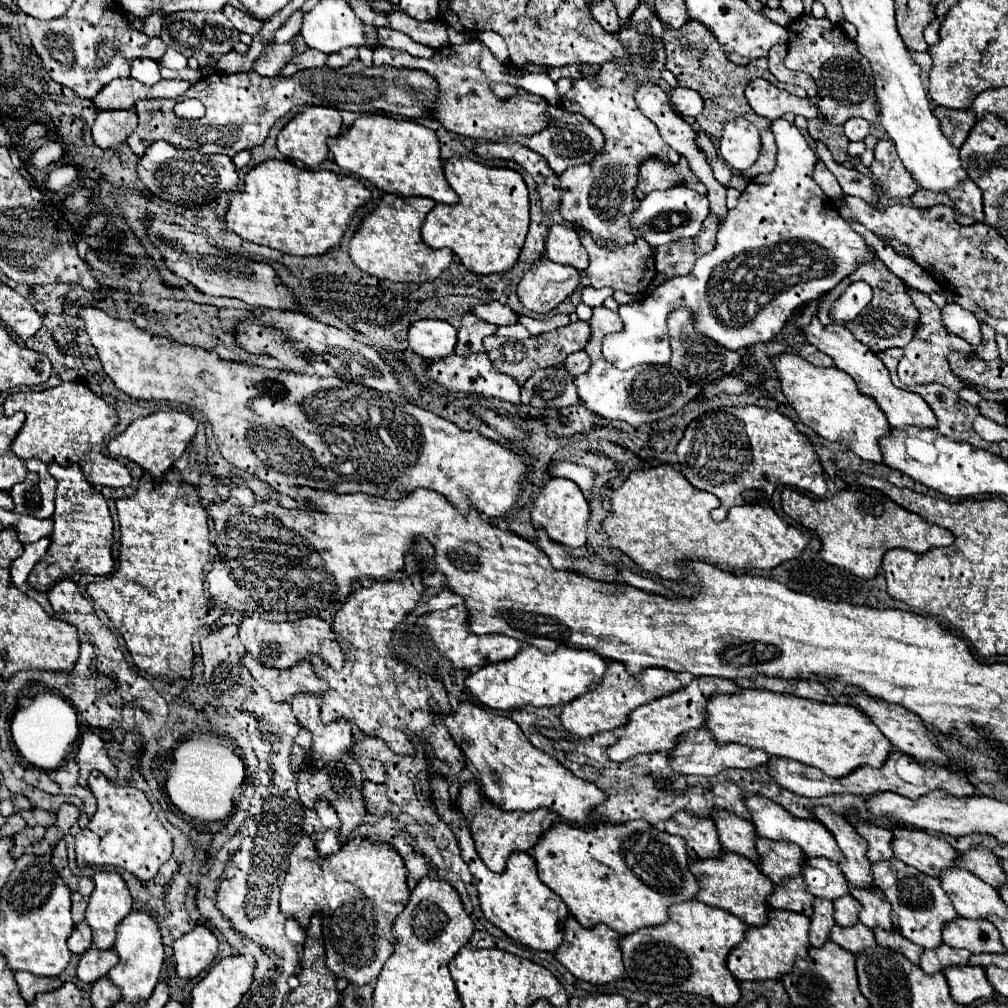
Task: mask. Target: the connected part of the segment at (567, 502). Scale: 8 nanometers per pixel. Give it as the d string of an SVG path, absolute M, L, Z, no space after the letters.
M550 479L540 495L534 499L534 507L530 511L532 525L538 529L546 529L550 539L562 543L566 547L582 547L586 545L586 523L590 519L590 507L574 481L570 479Z

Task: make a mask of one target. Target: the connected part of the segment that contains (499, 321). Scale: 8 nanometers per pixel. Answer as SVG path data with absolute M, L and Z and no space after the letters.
M500 301L478 305L478 307L472 309L472 313L482 317L484 321L494 323L494 325L514 325L514 323L518 323L518 315L508 305L502 305Z

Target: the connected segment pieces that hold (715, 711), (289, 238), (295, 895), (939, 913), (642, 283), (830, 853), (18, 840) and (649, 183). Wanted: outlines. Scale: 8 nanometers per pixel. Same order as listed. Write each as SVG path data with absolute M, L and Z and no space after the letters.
M742 689L734 697L712 697L706 727L716 741L740 743L762 749L768 755L794 759L818 767L830 777L846 777L864 765L880 767L894 751L872 719L854 705L828 705L762 689Z
M264 161L244 177L244 191L228 201L224 221L246 241L278 249L288 255L322 255L334 247L348 229L354 211L370 201L370 191L350 175L300 169L290 161Z
M304 835L288 857L280 909L286 917L298 919L302 927L308 925L314 913L320 913L328 969L354 985L368 985L392 955L394 917L404 911L408 897L404 861L388 843L354 837L338 853L322 857L314 841Z
M882 859L878 863L872 863L872 879L876 887L886 895L886 899L892 903L892 921L894 927L912 943L934 949L942 943L942 929L948 921L956 919L958 913L954 911L950 899L946 897L944 889L940 887L940 881L936 877L924 875L914 867L904 865L898 859Z
M576 229L580 243L586 247L588 257L590 257L590 265L586 269L586 277L590 279L590 285L594 289L602 289L602 287L612 287L614 291L626 291L626 293L644 293L646 287L652 283L652 279L656 277L656 267L654 267L654 255L648 247L648 243L644 239L636 239L634 243L626 245L626 247L618 247L614 243L608 245L598 245L590 233L586 233L584 229Z
M750 793L750 795L744 797L744 805L750 811L750 821L752 821L754 829L756 829L756 833L758 833L758 837L766 837L766 839L772 839L772 841L790 841L790 843L796 843L806 857L820 857L822 855L822 857L832 859L836 863L842 861L842 851L838 849L834 837L830 837L830 831L820 821L792 817L784 807L780 807L772 799L762 797L762 795L754 795L754 793Z
M24 827L20 833L14 835L14 849L12 849L12 857L18 859L20 855L24 855L36 841L40 841L44 837L44 827Z
M650 159L644 161L644 165L640 167L640 175L638 175L638 187L636 187L636 203L642 201L648 193L652 191L664 191L670 189L672 185L676 185L678 181L684 181L688 187L696 189L698 193L704 195L704 183L700 183L700 179L690 171L690 169L682 169L680 165L668 165L664 161L658 159Z

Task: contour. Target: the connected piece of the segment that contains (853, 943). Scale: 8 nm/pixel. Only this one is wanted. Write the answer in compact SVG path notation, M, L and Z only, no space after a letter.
M860 921L856 925L850 925L850 927L834 925L830 929L830 941L838 943L840 947L844 947L844 949L848 949L852 953L858 953L862 949L868 949L868 947L874 947L876 945L872 929L868 929Z

